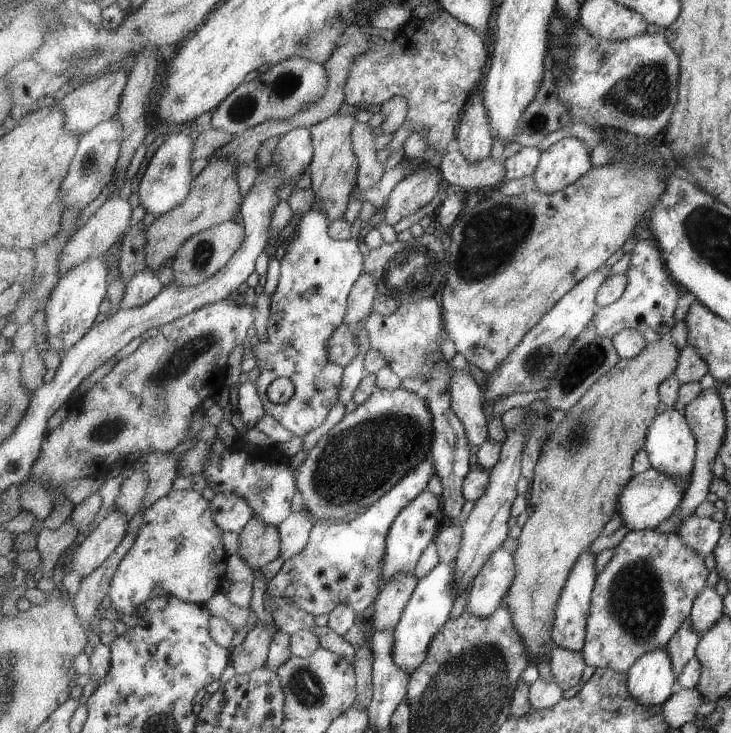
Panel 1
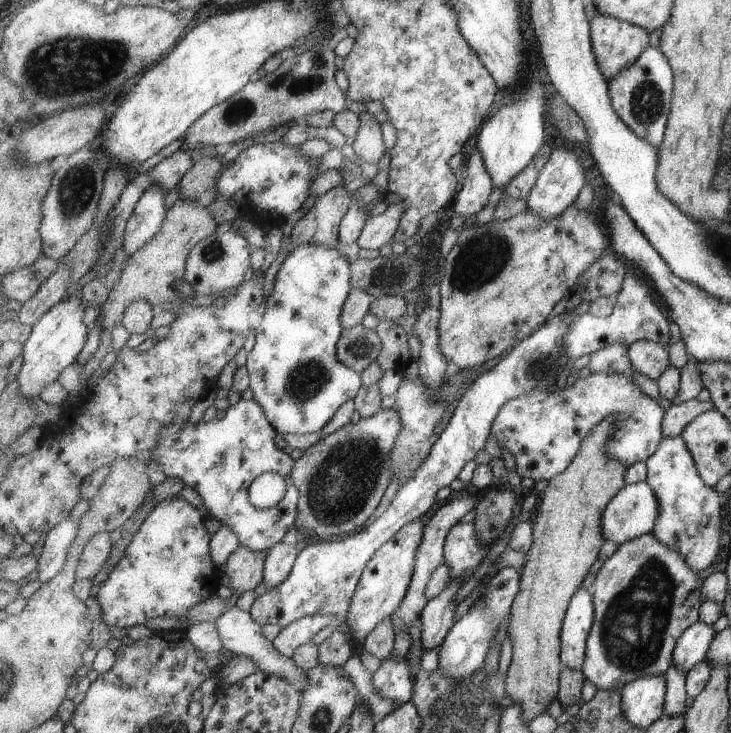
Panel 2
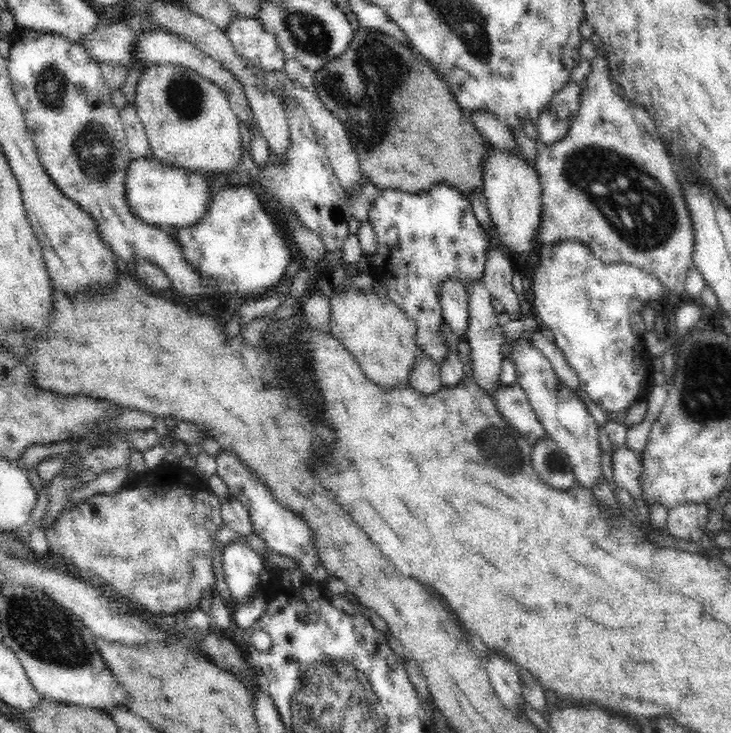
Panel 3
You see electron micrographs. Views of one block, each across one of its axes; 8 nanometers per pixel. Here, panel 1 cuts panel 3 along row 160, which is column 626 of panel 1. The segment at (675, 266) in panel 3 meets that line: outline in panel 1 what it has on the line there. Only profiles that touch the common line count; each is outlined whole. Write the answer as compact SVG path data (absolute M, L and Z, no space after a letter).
M629 531L615 547L611 560L598 574L587 623L585 648L582 650L585 662L595 670L615 669L620 673L628 673L644 654L665 649L690 618L695 599L707 588L707 578L711 572L703 558L703 555L683 542L677 531Z

